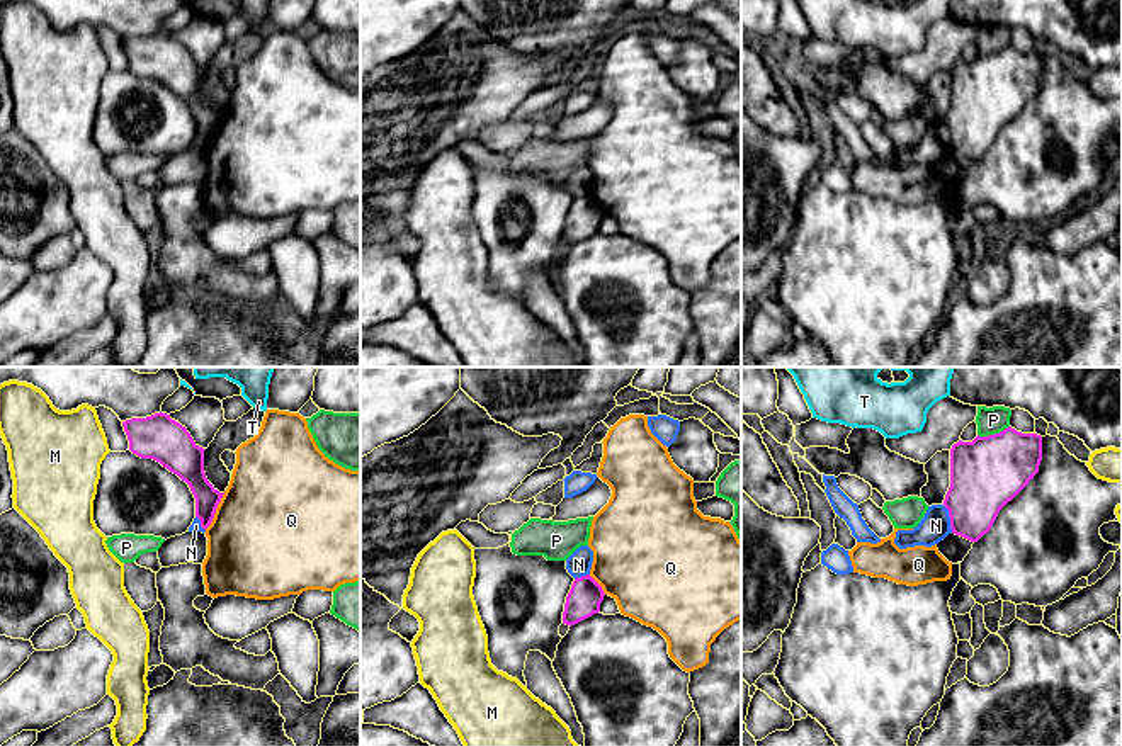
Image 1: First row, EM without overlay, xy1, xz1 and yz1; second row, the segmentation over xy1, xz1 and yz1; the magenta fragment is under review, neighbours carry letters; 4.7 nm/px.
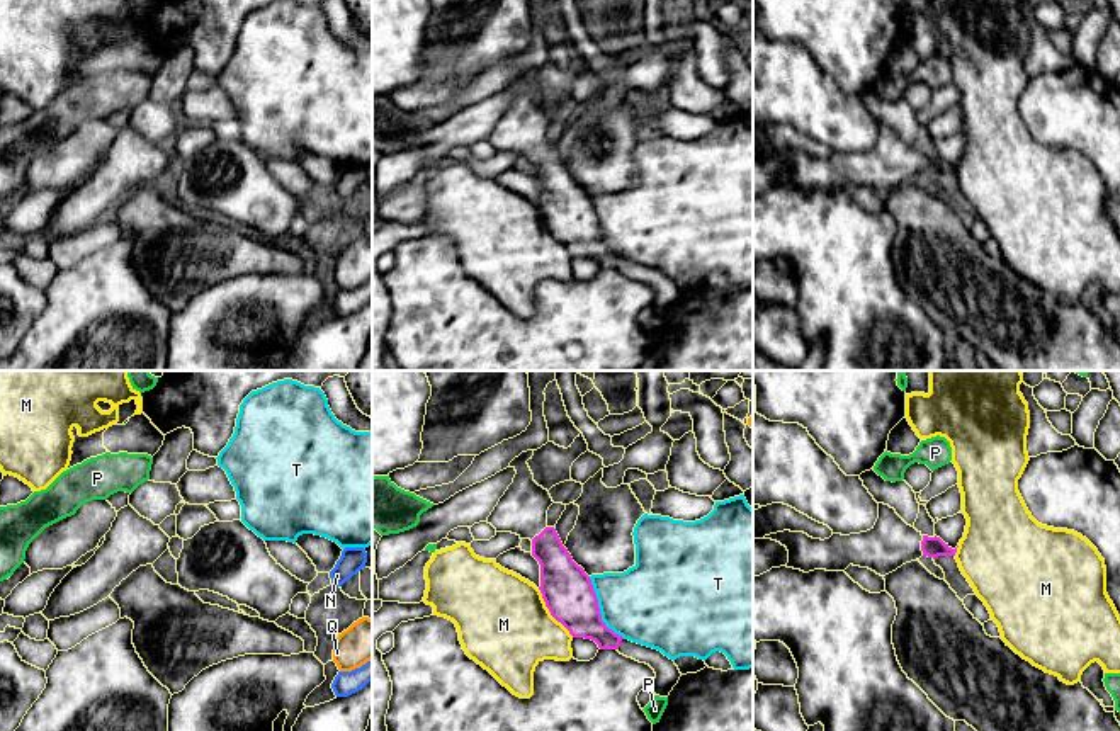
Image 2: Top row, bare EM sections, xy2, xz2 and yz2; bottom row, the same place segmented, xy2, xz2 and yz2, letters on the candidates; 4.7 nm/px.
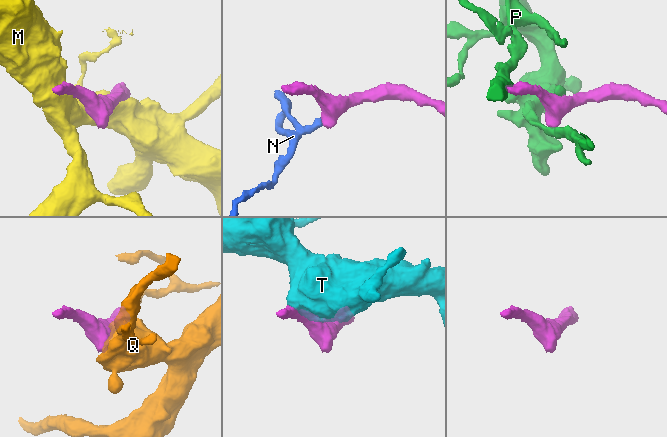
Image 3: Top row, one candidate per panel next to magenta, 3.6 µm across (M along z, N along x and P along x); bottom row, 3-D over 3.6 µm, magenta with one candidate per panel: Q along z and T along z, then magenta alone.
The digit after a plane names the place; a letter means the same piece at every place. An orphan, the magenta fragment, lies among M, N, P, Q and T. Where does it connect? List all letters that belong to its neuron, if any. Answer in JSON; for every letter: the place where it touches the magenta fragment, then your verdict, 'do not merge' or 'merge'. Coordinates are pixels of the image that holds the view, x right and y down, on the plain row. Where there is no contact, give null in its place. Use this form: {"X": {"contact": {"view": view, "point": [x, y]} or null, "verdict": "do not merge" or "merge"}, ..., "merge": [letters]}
{"M": {"contact": {"view": "xz2", "point": [549, 230]}, "verdict": "do not merge"}, "N": {"contact": {"view": "yz1", "point": [951, 138]}, "verdict": "do not merge"}, "P": {"contact": {"view": "yz1", "point": [995, 53]}, "verdict": "do not merge"}, "Q": {"contact": {"view": "xy1", "point": [215, 131]}, "verdict": "do not merge"}, "T": {"contact": {"view": "xz2", "point": [599, 230]}, "verdict": "do not merge"}, "merge": []}

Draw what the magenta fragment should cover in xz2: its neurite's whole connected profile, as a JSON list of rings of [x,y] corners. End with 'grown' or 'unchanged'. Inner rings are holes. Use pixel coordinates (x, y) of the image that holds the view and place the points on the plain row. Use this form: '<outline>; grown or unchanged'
[[[534,70],[522,71],[508,87],[517,90],[513,102],[508,105],[498,124],[488,136],[496,151],[512,151],[520,158],[532,160],[532,175],[540,184],[540,212],[551,235],[561,241],[573,257],[591,258],[600,269],[619,269],[622,255],[615,253],[602,240],[598,218],[590,196],[578,185],[568,168],[563,165],[554,146],[547,144],[547,129],[554,122],[549,110],[534,100],[534,94],[527,83]]]; grown

